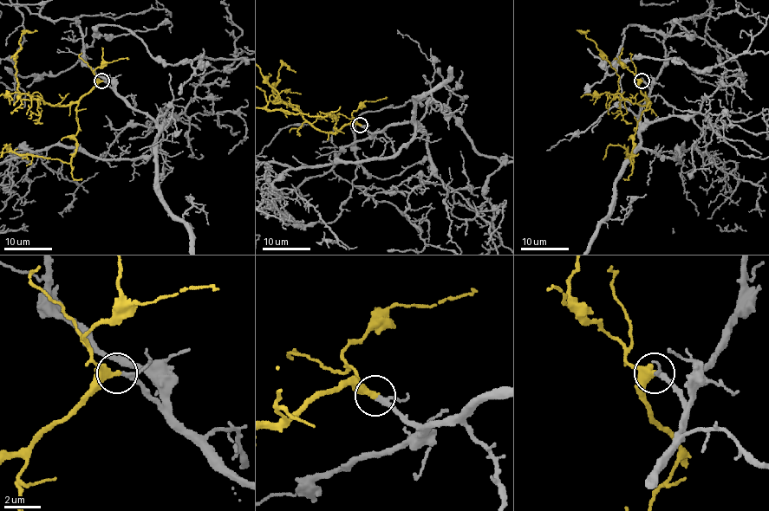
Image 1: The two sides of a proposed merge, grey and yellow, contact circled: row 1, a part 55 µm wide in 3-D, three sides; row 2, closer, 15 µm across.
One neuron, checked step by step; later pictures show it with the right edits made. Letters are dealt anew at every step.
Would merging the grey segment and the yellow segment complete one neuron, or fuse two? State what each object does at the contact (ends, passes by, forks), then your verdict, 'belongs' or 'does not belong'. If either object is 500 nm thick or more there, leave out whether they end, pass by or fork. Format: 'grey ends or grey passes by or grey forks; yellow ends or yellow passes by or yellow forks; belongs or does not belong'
grey passes by; yellow ends; does not belong

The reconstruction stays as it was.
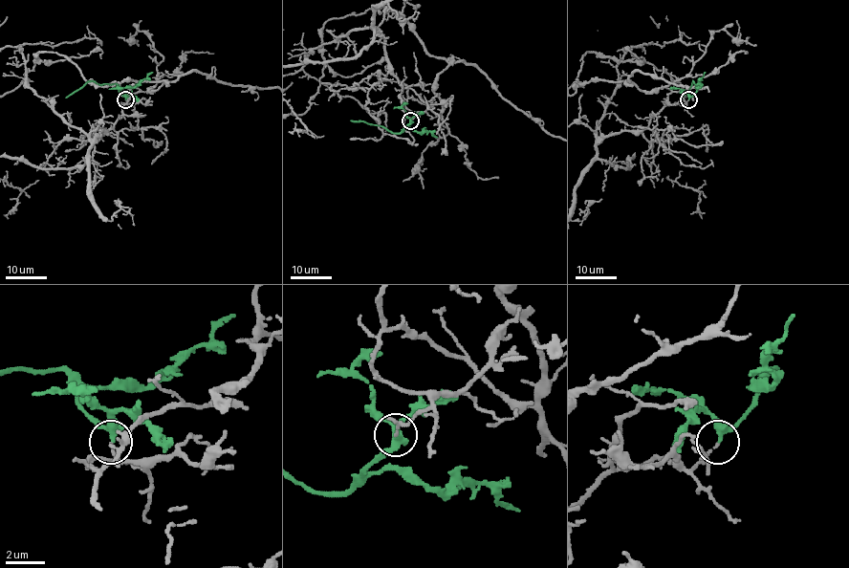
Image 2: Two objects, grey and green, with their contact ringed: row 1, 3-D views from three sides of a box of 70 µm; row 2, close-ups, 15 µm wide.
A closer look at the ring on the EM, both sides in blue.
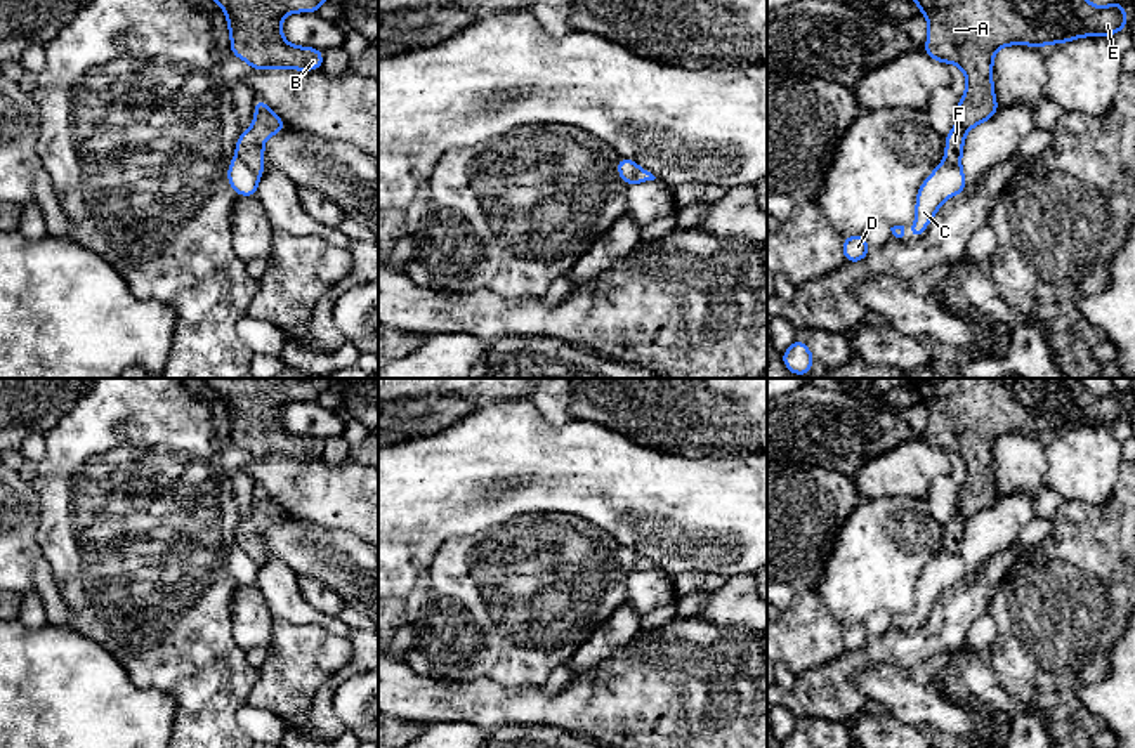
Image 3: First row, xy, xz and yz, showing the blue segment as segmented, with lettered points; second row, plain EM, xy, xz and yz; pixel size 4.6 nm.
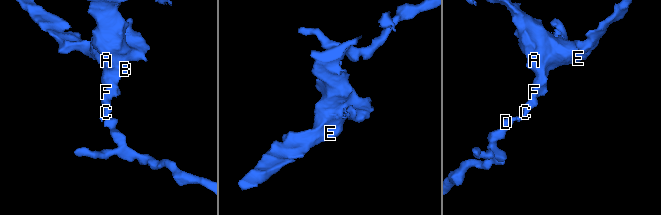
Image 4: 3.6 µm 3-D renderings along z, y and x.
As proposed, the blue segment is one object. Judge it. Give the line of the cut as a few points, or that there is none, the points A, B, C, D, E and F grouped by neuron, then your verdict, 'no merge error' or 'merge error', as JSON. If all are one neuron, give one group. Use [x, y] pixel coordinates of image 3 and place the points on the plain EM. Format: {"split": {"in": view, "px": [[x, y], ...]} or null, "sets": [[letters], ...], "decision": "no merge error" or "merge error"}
{"split": {"in": "xy", "px": [[236, 544], [259, 563]]}, "sets": [["A", "B", "E", "F"], ["C", "D"]], "decision": "merge error"}

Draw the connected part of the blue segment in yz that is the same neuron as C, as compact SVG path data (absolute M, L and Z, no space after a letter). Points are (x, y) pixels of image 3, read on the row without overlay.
M946 548L923 569L916 583L916 607L911 623L918 628L927 613L934 607L941 594L949 587L965 580L965 564L960 554L951 554Z

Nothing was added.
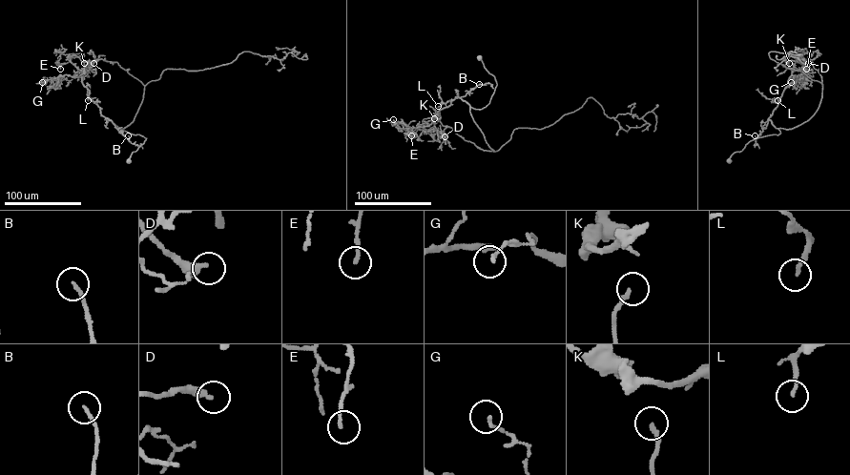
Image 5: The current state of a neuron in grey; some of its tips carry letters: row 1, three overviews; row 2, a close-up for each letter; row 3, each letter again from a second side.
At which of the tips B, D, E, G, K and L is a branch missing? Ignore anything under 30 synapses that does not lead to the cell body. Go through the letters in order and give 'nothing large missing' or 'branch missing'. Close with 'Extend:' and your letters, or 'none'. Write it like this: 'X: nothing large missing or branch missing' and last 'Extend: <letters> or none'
B: nothing large missing
D: branch missing
E: nothing large missing
G: nothing large missing
K: branch missing
L: nothing large missing
Extend: D, K

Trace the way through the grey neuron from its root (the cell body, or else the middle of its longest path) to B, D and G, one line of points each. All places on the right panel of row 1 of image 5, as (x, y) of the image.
B: (729, 161), (734, 153), (740, 152), (751, 140), (778, 134), (780, 131), (769, 118), (755, 141), (755, 135)
D: (729, 161), (734, 153), (740, 152), (751, 140), (780, 134), (769, 118), (792, 72), (808, 63)
G: (729, 161), (734, 153), (740, 152), (751, 140), (780, 134), (769, 118), (789, 78), (798, 74), (791, 82)

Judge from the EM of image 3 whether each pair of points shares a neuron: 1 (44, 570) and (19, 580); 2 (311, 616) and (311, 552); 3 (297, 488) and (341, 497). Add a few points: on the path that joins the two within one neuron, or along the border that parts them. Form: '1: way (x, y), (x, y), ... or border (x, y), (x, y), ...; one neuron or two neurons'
1: border (42, 556), (33, 564), (33, 587), (37, 590); two neurons
2: border (264, 557), (282, 561), (297, 577); two neurons
3: way (308, 488), (330, 497); one neuron

